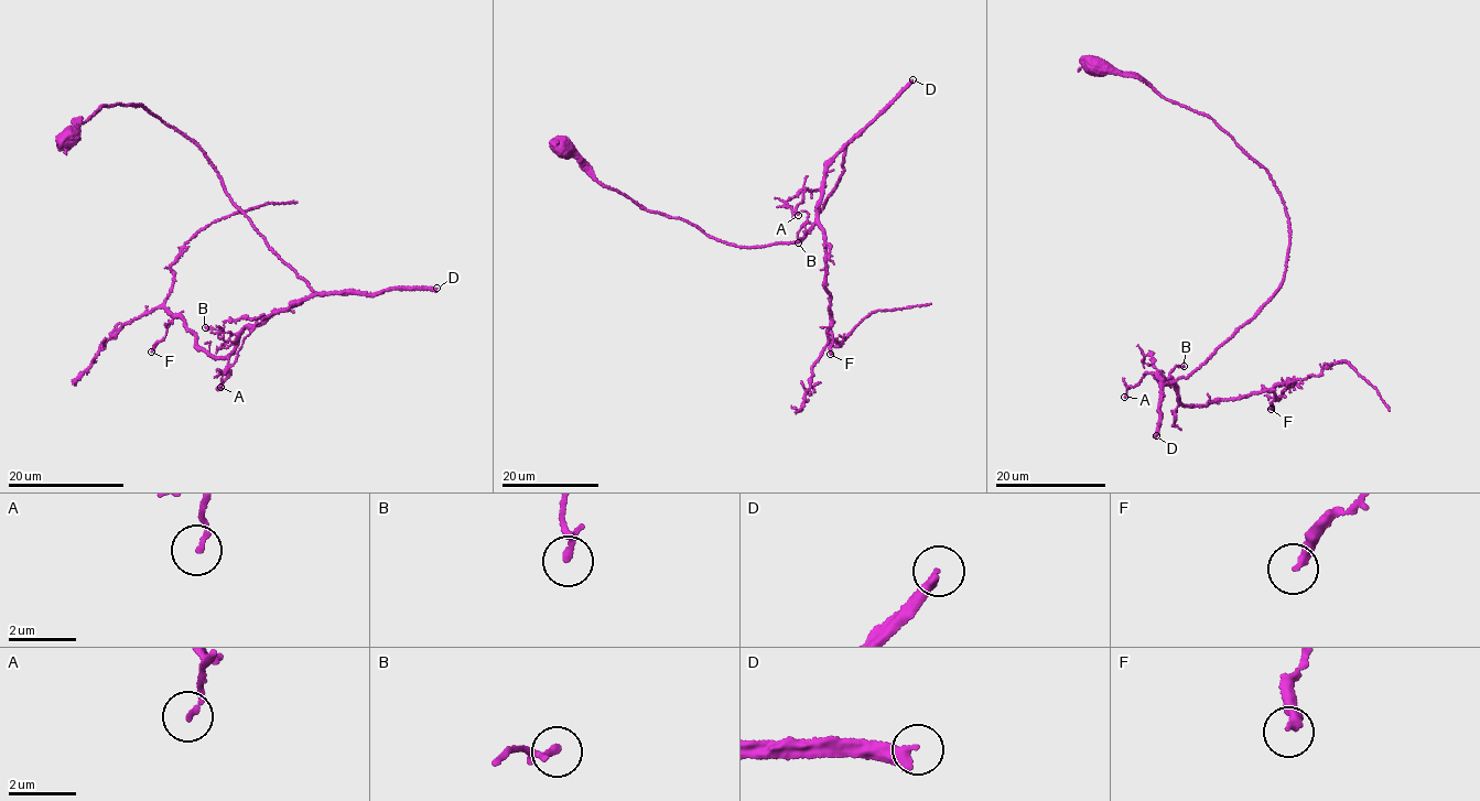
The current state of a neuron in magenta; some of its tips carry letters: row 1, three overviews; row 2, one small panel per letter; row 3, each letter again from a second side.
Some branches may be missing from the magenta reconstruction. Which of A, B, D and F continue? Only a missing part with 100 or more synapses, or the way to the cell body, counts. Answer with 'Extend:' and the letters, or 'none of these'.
Extend: D

